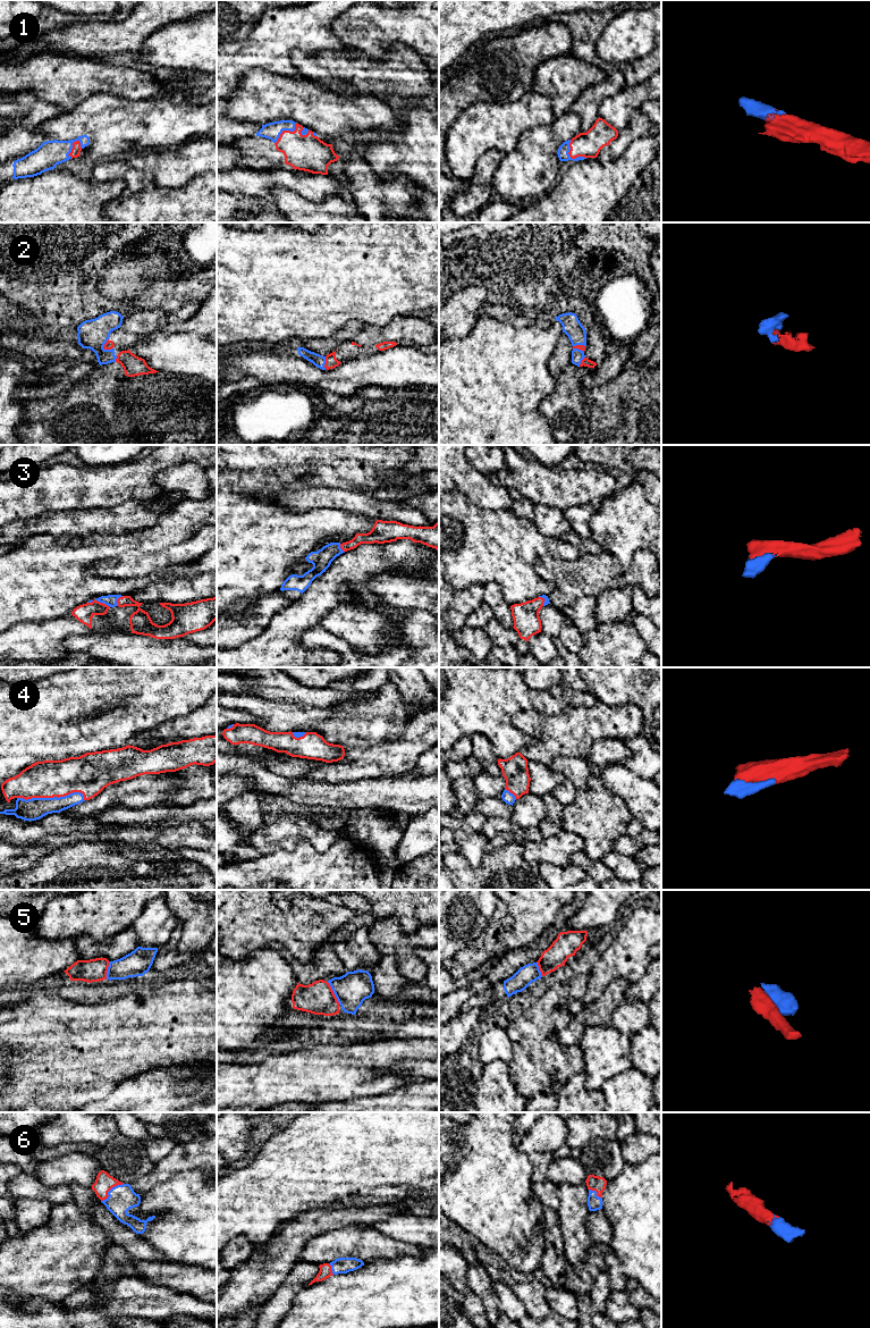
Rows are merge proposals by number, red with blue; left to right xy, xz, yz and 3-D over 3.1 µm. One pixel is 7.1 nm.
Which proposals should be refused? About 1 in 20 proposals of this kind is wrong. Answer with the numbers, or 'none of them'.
5

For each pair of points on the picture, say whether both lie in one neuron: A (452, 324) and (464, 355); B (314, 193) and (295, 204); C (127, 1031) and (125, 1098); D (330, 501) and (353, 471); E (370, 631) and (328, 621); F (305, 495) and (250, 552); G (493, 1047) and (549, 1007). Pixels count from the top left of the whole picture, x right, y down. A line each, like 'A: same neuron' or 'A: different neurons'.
A: different neurons
B: different neurons
C: different neurons
D: different neurons
E: same neuron
F: different neurons
G: different neurons

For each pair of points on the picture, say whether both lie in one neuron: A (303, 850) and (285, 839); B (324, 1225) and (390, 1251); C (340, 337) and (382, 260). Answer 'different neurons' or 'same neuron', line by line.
A: different neurons
B: different neurons
C: different neurons

